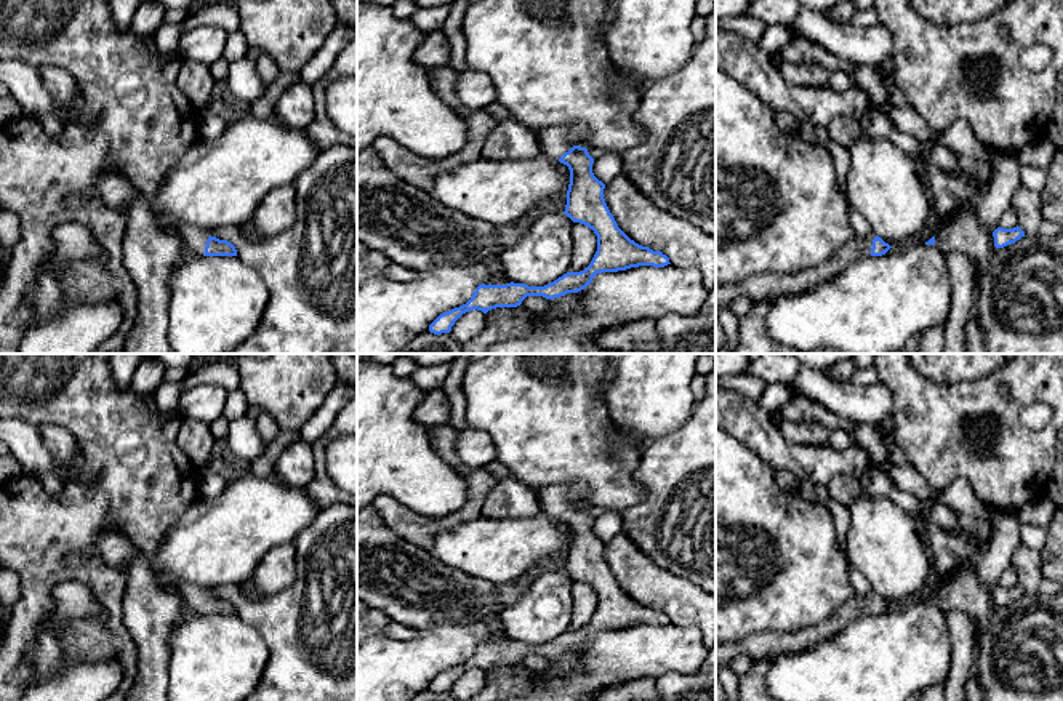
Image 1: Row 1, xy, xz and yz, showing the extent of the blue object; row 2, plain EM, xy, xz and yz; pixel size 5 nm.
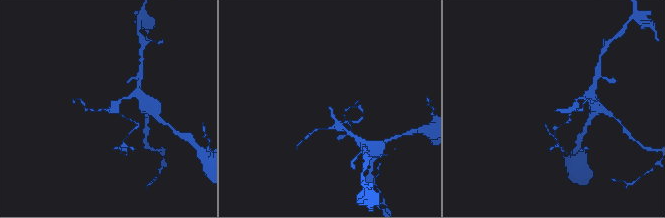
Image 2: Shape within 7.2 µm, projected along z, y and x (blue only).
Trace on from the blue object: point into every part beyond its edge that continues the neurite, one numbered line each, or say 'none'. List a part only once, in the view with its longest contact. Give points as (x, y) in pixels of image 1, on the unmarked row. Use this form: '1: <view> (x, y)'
1: xy (194, 599)

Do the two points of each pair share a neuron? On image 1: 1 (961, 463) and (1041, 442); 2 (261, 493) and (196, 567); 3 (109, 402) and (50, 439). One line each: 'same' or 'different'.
1: same
2: same
3: different

